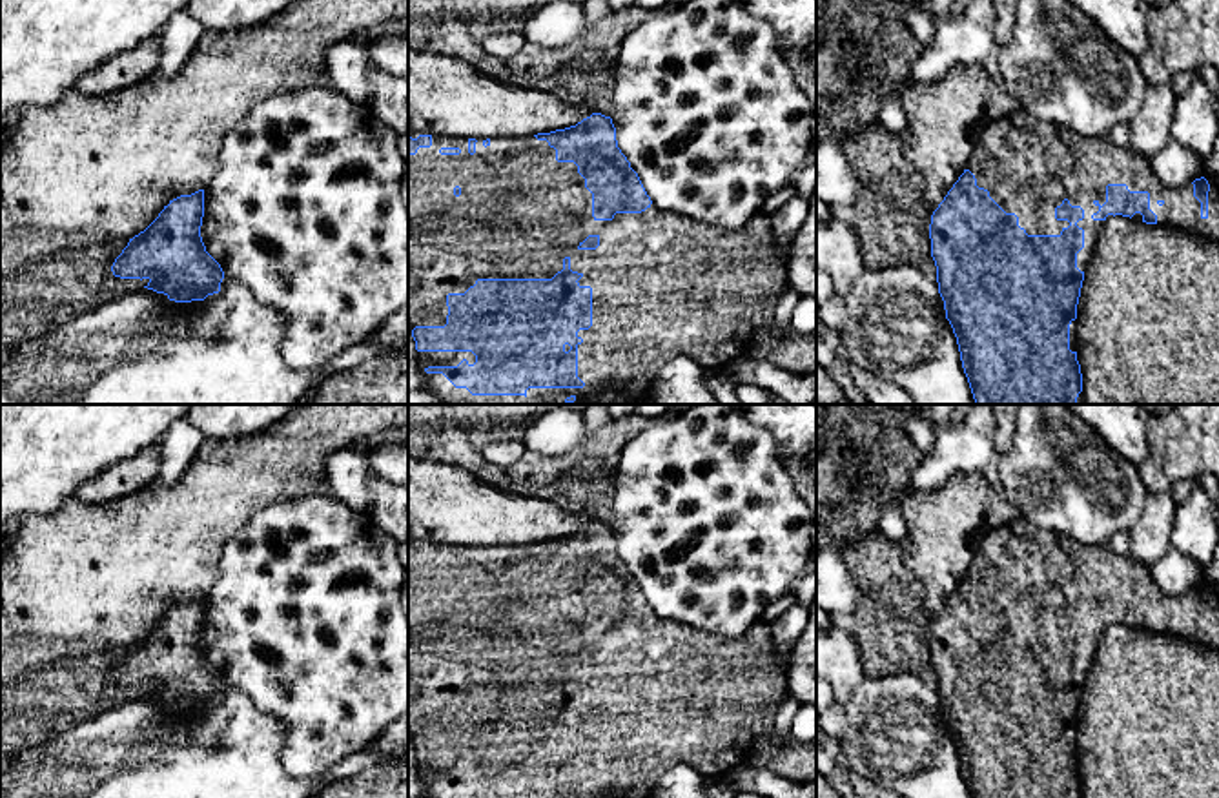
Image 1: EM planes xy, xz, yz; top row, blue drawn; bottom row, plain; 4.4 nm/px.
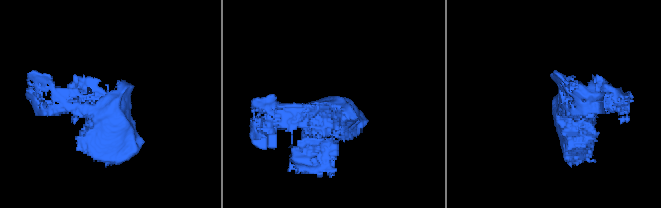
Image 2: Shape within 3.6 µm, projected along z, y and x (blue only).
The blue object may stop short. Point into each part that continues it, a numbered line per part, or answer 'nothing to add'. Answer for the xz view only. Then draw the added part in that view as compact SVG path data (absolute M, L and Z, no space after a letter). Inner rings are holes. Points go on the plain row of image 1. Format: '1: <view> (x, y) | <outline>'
1: xz (664, 693) | M432 543L430 556L419 556L408 563L408 736L445 734L448 701L465 701L477 687L552 687L563 678L563 667L570 667L570 678L581 681L579 694L592 696L592 734L579 738L578 745L578 785L583 796L528 796L528 798L650 798L658 780L674 765L687 763L707 780L723 778L727 772L747 763L754 745L774 732L774 718L782 700L787 696L787 661L776 654L773 627L758 621L742 636L711 634L691 625L667 621L650 612L641 621L616 621L612 629L596 629L592 625L592 601L585 596L585 587L578 581L574 570L558 570L556 558L547 548L536 545L494 545L485 556L483 548L476 550L476 561L468 561L466 545ZM598 643L596 658L579 658L578 654L589 645Z
2: xz (432, 789) | M417 760L419 776L425 785L426 798L466 798L456 796L443 782L426 782L428 774L457 774L463 767L468 772L476 771L476 763L472 760Z

